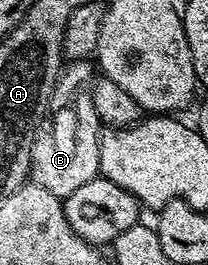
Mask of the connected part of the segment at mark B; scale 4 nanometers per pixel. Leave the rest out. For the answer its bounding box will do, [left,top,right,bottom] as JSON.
[29,59,100,198]

